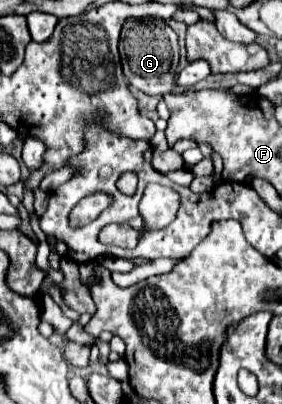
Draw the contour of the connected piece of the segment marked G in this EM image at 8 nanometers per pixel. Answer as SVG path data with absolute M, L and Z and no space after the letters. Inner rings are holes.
M128 18L120 34L120 58L128 82L144 94L182 94L184 88L176 82L176 68L180 60L178 36L162 18Z

